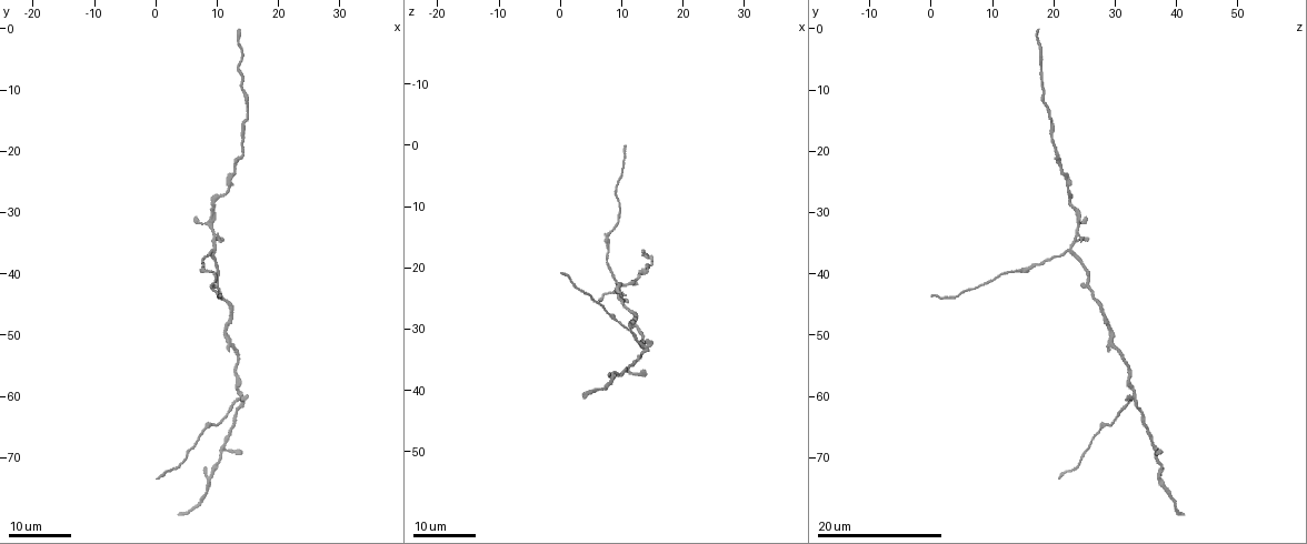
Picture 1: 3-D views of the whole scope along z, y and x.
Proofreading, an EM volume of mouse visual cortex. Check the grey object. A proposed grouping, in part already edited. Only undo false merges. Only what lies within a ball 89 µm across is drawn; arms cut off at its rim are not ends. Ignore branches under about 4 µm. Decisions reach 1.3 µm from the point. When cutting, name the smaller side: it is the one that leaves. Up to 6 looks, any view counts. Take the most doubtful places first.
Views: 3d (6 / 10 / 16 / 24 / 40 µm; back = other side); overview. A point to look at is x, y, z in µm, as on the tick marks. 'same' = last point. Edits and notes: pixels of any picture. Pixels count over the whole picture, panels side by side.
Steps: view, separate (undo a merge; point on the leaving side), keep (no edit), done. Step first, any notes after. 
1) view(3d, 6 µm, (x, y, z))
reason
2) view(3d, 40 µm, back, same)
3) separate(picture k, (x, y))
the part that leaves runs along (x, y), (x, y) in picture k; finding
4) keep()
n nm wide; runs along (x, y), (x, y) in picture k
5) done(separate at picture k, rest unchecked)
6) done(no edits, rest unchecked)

view(3d, 16 µm, (9.5, 36.5, 23.0))
a fork

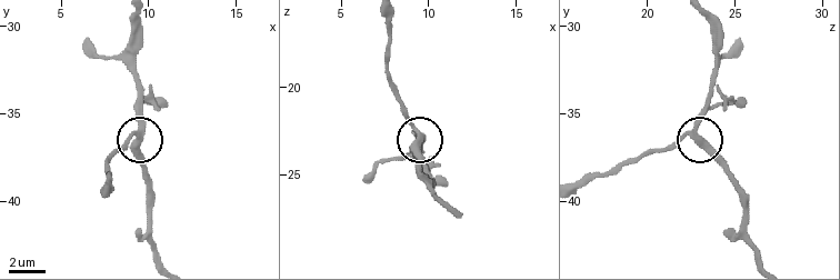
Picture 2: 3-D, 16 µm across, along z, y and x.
view(3d, 10 µm, (9.2, 36.2, 22.6))

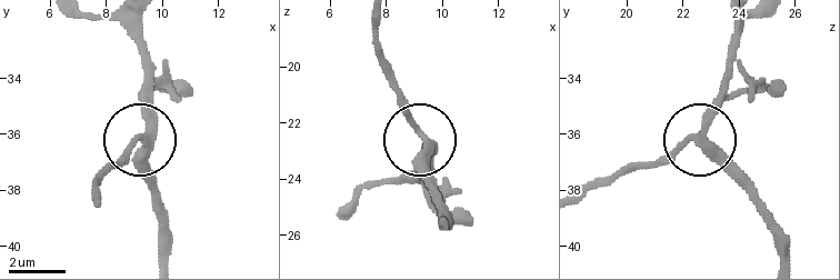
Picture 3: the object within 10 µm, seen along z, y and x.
keep()
270 nm wide; runs along (449, 227), (418, 127), (387, 79) in picture 3; continuous, no second neuron

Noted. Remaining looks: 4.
view(3d, 16 µm, (10.0, 42.5, 26.0))
three arms meet

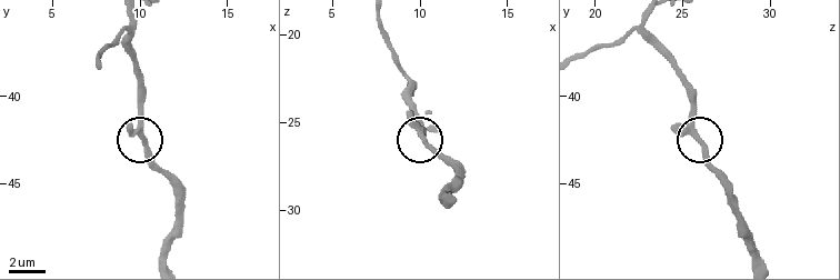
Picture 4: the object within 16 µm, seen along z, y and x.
view(3d, 6 µm, (10.1, 42.3, 25.8))

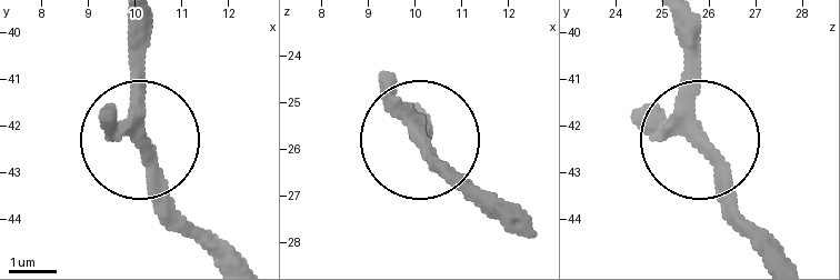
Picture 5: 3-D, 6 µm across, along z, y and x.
keep()
260 nm wide; one neuron here

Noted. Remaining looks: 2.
view(3d, 16 µm, (10.0, 40.5, 11.0))
thin neck

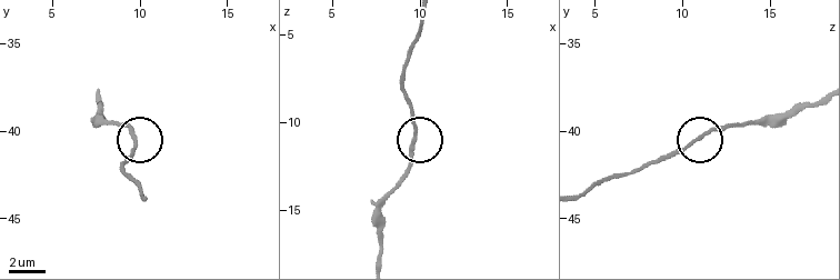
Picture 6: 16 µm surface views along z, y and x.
view(3d, 6 µm, (9.6, 40.5, 10.8))

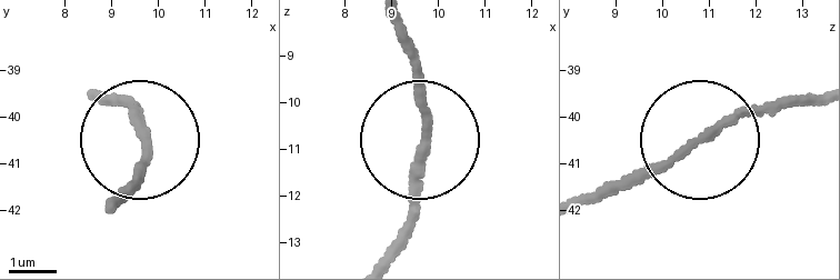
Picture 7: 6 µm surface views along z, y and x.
keep()
runs along (811, 97), (727, 117), (583, 197) in picture 7; continuous, no second neuron

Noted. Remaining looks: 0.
done(no edits, rest unchecked)

